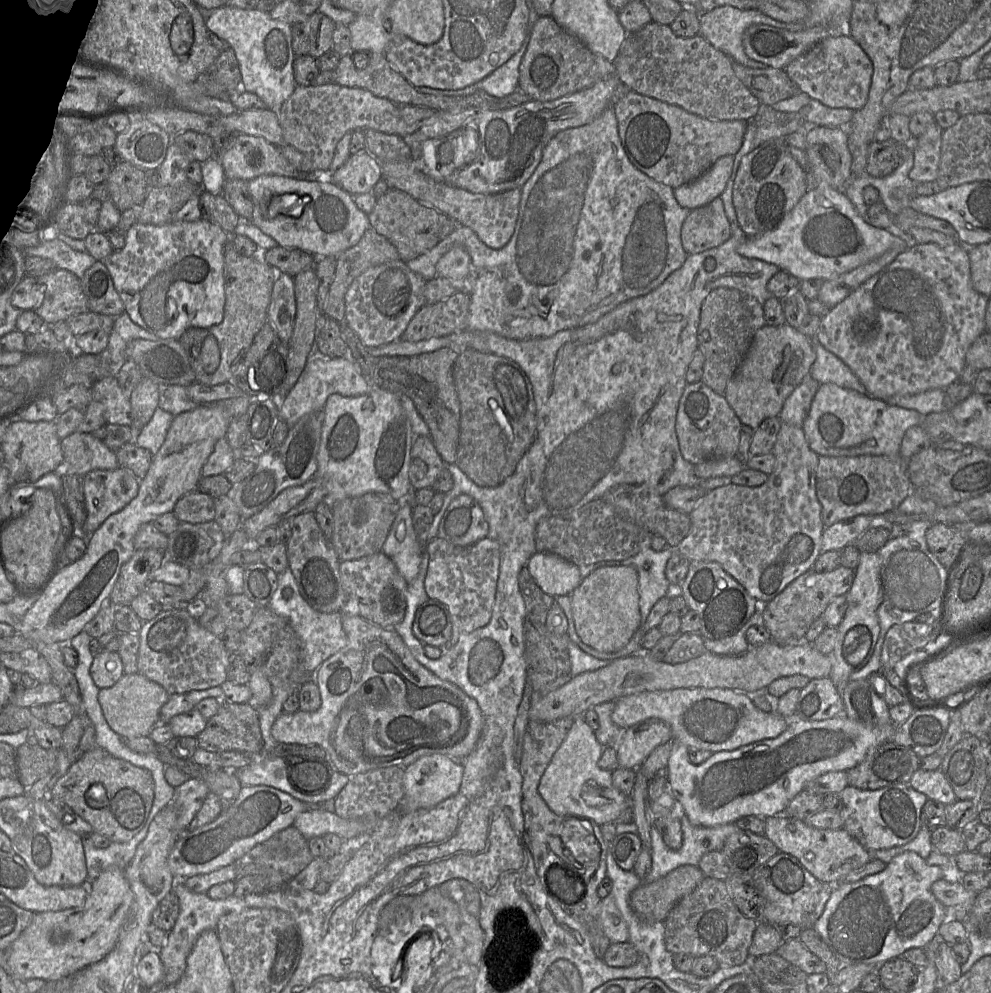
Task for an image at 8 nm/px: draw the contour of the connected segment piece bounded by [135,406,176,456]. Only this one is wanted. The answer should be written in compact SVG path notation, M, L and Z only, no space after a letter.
M158 406L147 425L135 435L135 443L149 450L153 456L156 455L175 417L171 412Z

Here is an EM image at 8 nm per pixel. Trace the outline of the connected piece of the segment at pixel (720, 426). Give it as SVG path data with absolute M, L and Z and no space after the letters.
M700 380L690 384L687 383L682 393L677 409L675 430L683 458L696 465L708 459L735 456L740 442L742 423L725 397L714 392Z

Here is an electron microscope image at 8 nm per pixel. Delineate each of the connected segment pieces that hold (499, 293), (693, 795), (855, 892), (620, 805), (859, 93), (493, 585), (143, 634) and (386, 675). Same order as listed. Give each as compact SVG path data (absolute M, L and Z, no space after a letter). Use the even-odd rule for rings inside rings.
M614 107L606 108L595 120L588 124L558 132L544 148L541 162L534 173L520 189L521 200L516 226L510 241L504 247L500 249L490 248L471 228L465 225L457 225L455 230L436 246L415 259L406 261L413 272L429 281L437 276L436 265L447 251L455 246L460 246L467 251L474 269L474 278L469 283L468 289L470 304L466 329L469 331L490 331L508 339L526 340L548 338L563 330L597 322L620 304L645 296L659 287L670 274L682 267L687 258L688 254L682 246L681 228L691 210L678 204L672 187L653 180L630 162L619 136ZM508 282L516 283L520 287L520 296L517 301L511 301L506 294Z
M844 711L840 715L821 721L792 719L787 729L776 738L764 739L734 750L714 752L699 765L690 762L689 748L673 738L667 766L668 790L677 799L690 823L695 826L713 827L735 823L738 819L749 815L763 819L783 815L791 800L803 791L810 781L828 772L847 772L862 762L871 748L886 742L893 742L895 732L894 723L886 726L864 726L848 718Z
M916 852L901 853L879 873L857 882L836 884L813 928L841 966L880 966L908 949L925 948L939 939L939 927L949 918L949 910L932 894L931 886L944 877L941 867L928 865Z
M584 716L575 717L567 737L553 755L538 786L541 797L554 813L589 818L601 826L614 823L631 806L631 796L626 796L613 785L612 771L598 766L603 749Z
M830 35L796 57L785 67L799 91L831 108L862 108L867 100L873 75L873 63L850 35Z
M435 537L426 544L428 571L425 578L425 591L430 599L443 603L451 616L452 638L449 646L454 646L461 637L485 627L491 620L500 570L500 546L498 542L484 538L469 546L454 545L445 539Z
M185 608L163 610L154 619L144 621L139 637L138 673L161 685L170 695L206 690L227 681L231 655L221 637L201 627Z
M343 612L342 626L347 636L346 646L325 660L315 673L321 707L315 712L283 712L272 726L272 736L278 743L318 745L330 755L336 769L348 776L387 766L393 762L391 755L403 749L419 750L422 754L416 758L443 754L465 759L472 753L483 727L483 715L475 699L420 664L393 629Z

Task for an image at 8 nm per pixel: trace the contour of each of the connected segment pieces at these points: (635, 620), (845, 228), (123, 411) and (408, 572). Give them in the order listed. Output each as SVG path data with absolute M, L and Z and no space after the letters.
M604 566L594 570L570 598L577 634L586 645L600 652L622 649L640 627L638 573L632 566Z
M820 184L814 189L809 189L774 230L758 237L748 237L738 246L737 252L746 258L760 259L774 264L780 270L792 274L800 281L808 279L825 281L875 260L894 244L901 243L901 240L889 230L867 223L843 193L843 190L834 189L828 184Z
M107 376L94 382L92 397L94 401L104 404L107 423L126 426L132 424L130 397L125 395L116 376Z
M406 498L400 502L400 508L395 520L391 526L386 541L383 544L382 551L395 563L399 573L410 584L418 575L420 564L423 559L423 547L418 539L413 526L411 504L406 502Z

